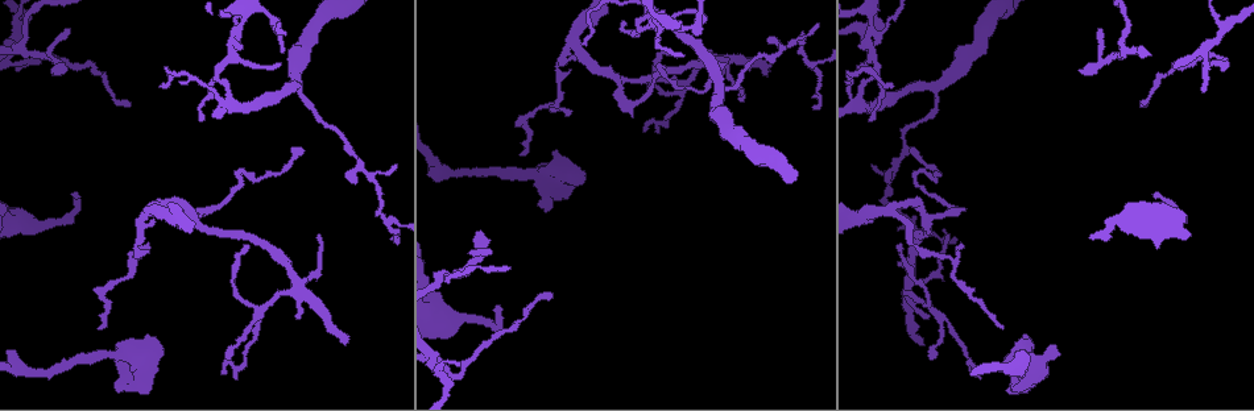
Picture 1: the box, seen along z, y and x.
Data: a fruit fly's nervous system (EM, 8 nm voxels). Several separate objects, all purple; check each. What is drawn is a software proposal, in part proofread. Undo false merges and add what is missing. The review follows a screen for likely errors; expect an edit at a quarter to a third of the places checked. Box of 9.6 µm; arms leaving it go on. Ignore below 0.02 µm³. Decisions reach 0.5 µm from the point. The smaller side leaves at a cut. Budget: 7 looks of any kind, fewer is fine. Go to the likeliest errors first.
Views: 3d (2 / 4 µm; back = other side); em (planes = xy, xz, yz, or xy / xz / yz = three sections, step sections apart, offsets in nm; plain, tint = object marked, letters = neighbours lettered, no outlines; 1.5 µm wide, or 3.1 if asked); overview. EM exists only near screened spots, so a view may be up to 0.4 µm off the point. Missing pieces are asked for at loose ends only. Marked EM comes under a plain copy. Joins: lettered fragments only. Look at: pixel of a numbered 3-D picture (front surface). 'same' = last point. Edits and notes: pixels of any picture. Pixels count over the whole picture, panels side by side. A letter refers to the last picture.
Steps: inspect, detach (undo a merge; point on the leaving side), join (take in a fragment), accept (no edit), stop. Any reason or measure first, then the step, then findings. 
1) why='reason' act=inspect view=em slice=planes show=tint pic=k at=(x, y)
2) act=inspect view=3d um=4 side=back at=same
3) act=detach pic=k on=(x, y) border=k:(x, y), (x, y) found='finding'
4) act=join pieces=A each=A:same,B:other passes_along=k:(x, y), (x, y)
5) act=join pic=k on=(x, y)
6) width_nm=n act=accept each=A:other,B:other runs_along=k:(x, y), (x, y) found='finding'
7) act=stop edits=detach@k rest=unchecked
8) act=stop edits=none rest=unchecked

why='an open end' act=inspect view=em slice=yz step=8 show=letters pic=1 at=(770, 71)

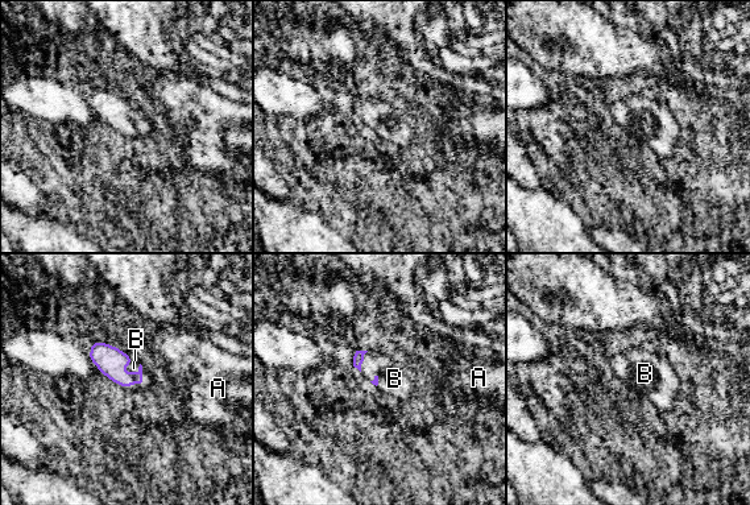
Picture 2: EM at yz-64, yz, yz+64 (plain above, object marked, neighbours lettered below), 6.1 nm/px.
why='cut it another way' act=inspect view=em slice=planes show=letters at=same

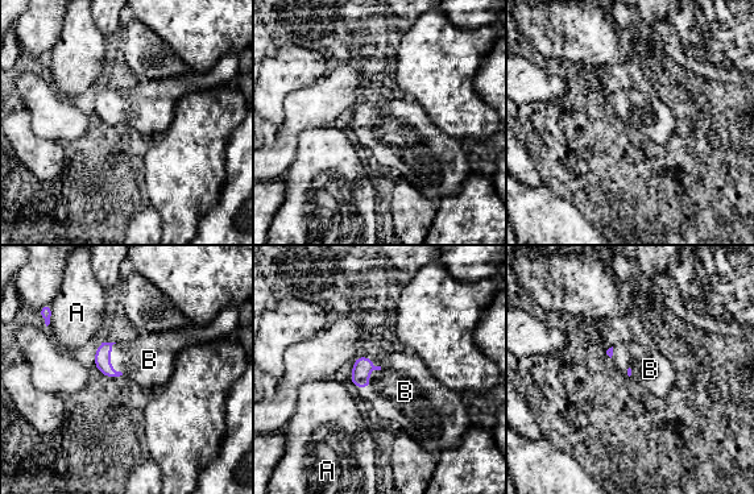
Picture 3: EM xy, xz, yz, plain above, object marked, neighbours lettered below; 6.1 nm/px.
act=join pieces=B each=A:other,B:same passes_along=3:(363, 366), (368, 380), (405, 391) found='it goes on there'

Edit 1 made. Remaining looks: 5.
why='an open end' act=inspect view=3d um=2 side=back pic=1 at=(642, 131)

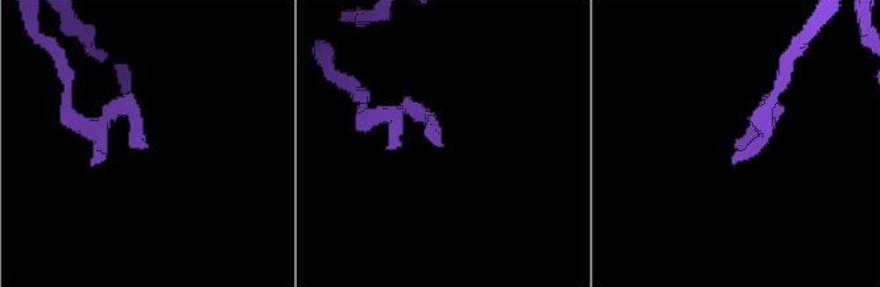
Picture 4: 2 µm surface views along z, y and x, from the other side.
why='need the tissue' act=inspect view=em slice=xz step=4 show=tint pic=4 at=(144, 148)

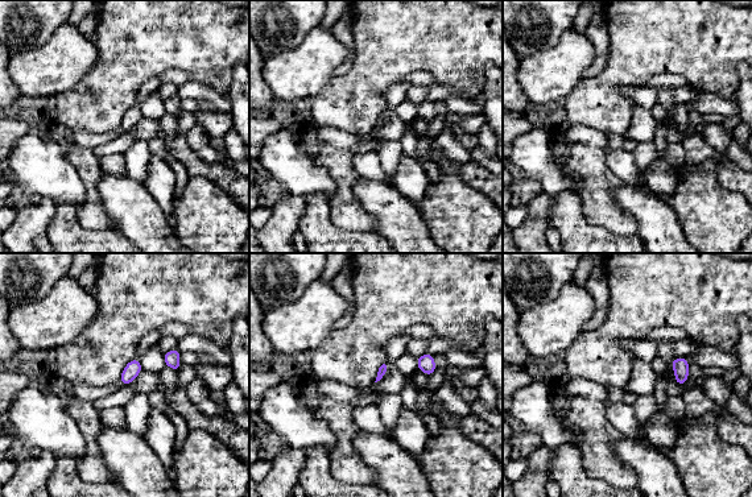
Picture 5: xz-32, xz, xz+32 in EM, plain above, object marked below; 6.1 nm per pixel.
why='another direction' act=inspect view=em slice=planes show=letters at=same

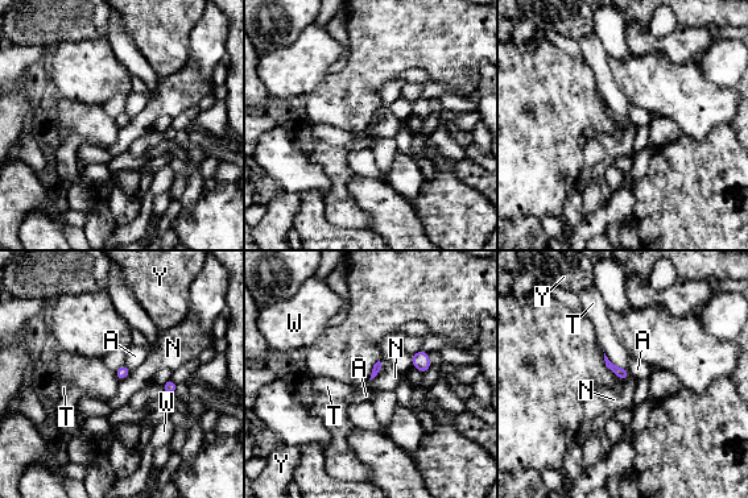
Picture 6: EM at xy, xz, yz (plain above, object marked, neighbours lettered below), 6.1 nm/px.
act=accept each=A:other,N:other,T:other,W:other,Y:other border=6:(380, 361), (380, 369), (370, 380) found='none of them fits'

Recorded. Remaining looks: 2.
why='sharp bend' act=inspect view=3d um=4 side=back pic=1 at=(914, 175)

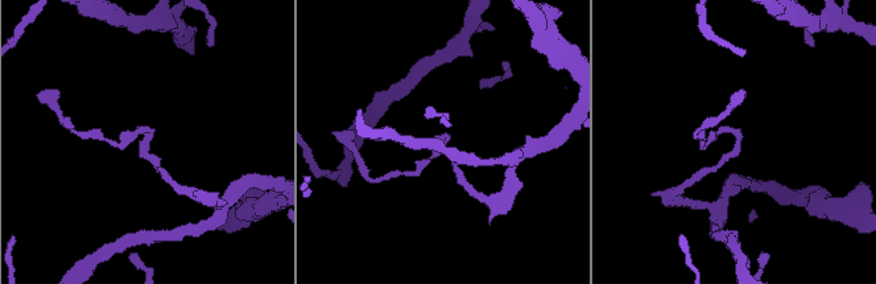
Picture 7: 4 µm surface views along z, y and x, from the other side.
act=inspect view=em slice=planes show=letters pic=7 at=(445, 138)

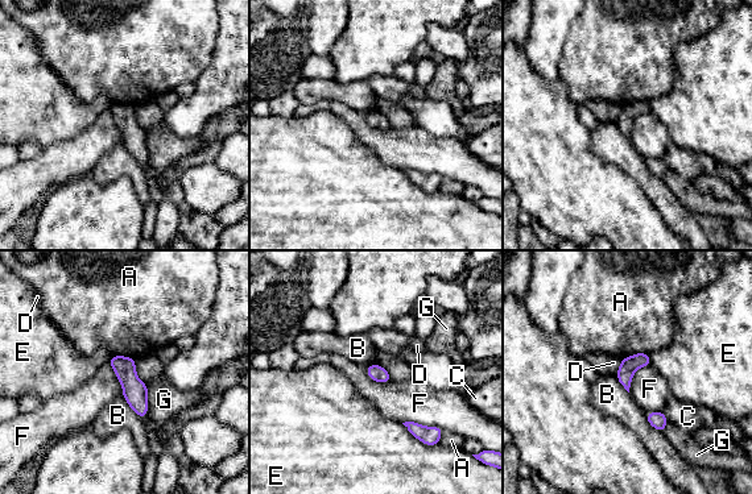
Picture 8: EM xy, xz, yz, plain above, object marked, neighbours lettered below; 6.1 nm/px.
act=accept each=A:other,B:other,C:other,D:other,E:other,F:other,G:other found='all the same neuron'

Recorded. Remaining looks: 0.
act=stop edits=join@3 rest=unchecked

